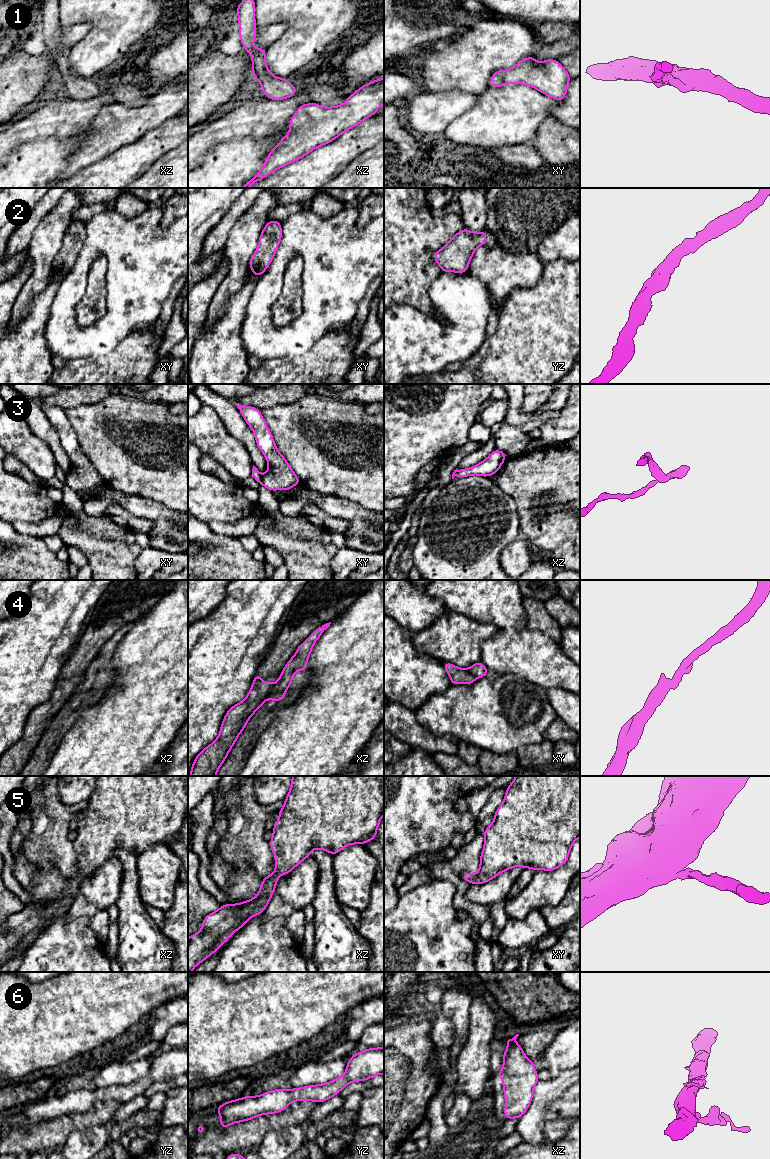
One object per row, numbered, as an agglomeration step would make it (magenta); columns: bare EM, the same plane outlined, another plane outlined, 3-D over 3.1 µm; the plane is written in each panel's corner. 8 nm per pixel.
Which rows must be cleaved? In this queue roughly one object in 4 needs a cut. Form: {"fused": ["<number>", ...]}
{"fused": ["3", "4"]}

